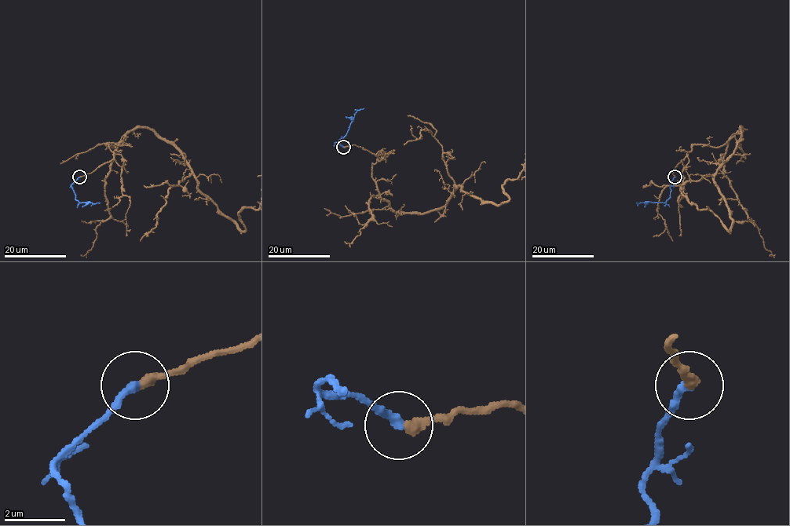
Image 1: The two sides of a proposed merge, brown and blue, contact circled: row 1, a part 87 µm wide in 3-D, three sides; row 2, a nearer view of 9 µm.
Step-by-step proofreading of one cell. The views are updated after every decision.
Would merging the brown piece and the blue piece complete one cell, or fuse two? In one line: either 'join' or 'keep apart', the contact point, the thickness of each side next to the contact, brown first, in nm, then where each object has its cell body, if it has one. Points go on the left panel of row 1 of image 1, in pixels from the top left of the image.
join | (79, 177) | 320/280 nm | brown none | blue none

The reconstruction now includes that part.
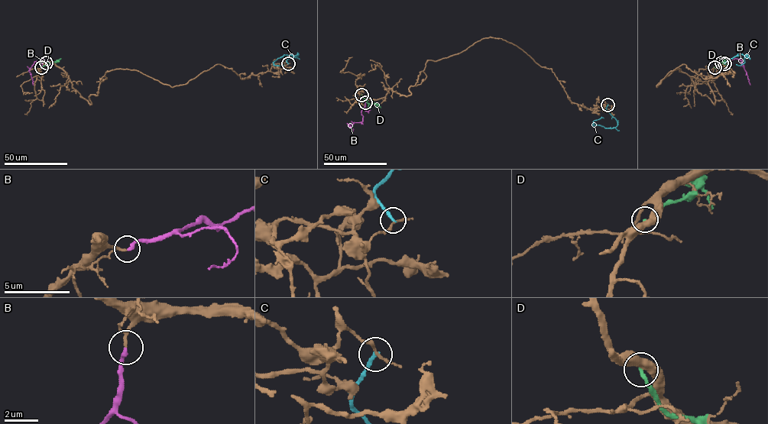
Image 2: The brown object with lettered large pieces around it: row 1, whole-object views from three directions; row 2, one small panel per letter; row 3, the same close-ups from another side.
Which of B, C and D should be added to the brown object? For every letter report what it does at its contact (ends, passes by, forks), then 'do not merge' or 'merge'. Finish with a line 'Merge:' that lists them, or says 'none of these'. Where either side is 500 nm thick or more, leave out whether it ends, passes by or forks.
B: it ends there; merge
C: it ends there; do not merge
D: it ends there; do not merge
Merge: B

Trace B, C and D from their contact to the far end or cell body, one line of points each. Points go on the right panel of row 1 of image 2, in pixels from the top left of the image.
B: (721, 63), (735, 59), (742, 61), (750, 85)
C: (724, 63), (735, 56), (742, 54), (747, 57), (744, 63), (737, 64)
D: (714, 67), (727, 58)

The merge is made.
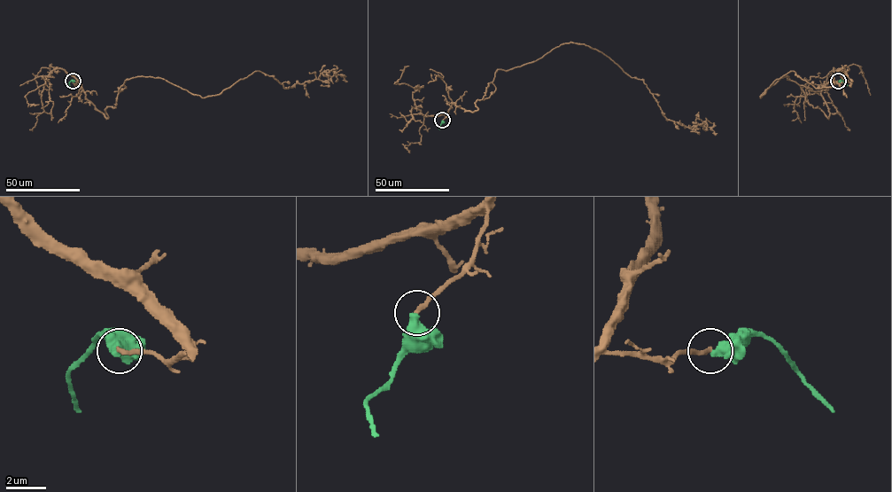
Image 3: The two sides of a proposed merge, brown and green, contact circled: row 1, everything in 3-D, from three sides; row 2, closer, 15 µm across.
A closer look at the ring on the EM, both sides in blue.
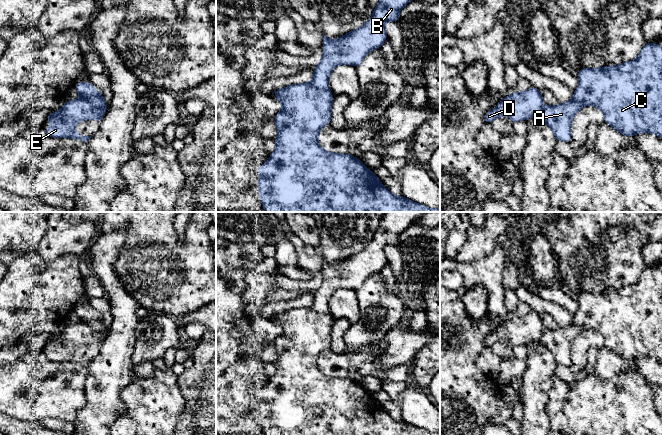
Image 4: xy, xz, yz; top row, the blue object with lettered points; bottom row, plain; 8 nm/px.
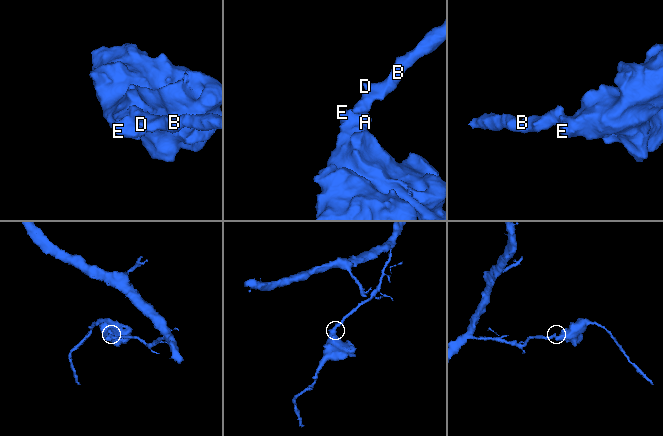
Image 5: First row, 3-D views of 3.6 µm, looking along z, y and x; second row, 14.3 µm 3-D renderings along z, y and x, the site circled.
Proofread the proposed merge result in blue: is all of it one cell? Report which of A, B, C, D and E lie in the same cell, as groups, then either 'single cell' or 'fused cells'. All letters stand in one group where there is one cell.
A C E / B D; fused cells

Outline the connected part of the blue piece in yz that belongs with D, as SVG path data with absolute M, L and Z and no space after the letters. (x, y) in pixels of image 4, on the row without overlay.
M532 311L525 316L513 316L510 320L499 325L498 330L485 338L483 344L492 347L500 340L507 340L513 347L540 341L544 331L539 313Z

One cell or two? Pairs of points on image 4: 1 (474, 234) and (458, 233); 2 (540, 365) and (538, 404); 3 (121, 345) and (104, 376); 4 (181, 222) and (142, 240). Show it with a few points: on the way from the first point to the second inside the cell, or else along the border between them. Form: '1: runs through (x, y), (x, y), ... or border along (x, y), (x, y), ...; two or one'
1: border along (471, 225), (464, 244), (455, 254); two
2: runs through (538, 375), (538, 394); one
3: runs through (115, 353), (112, 368); one
4: border along (188, 222), (180, 243); two

